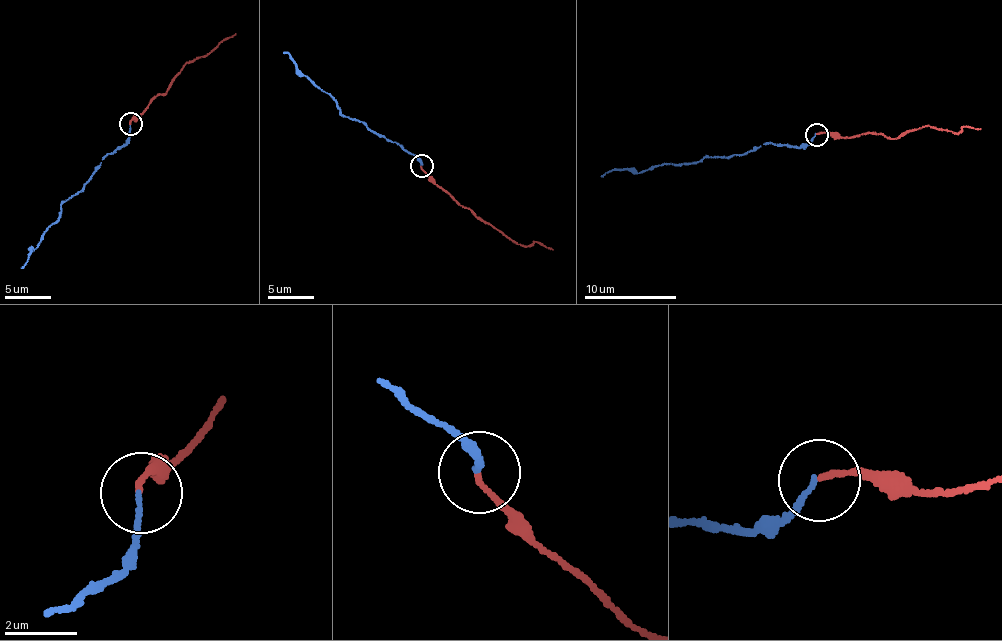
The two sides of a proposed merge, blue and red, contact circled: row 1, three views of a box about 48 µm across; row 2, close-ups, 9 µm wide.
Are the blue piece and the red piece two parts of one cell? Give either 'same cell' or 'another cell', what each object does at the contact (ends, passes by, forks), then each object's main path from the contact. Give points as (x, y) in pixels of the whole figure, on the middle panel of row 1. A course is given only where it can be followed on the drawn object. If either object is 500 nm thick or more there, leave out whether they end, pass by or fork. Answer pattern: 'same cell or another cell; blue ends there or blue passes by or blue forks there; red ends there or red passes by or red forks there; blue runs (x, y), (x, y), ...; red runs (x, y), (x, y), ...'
same cell; blue ends there; red ends there; blue runs (421, 167), (415, 157), (388, 139), (344, 117), (338, 103), (305, 75), (292, 57), (283, 53); red runs (421, 167), (427, 176), (475, 215), (524, 246), (535, 241), (553, 249)

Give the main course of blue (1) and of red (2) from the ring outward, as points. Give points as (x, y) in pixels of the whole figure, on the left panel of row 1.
1: (130, 124), (124, 143), (104, 156), (89, 181), (64, 202), (61, 214), (20, 268)
2: (130, 124), (132, 118), (143, 114), (152, 99), (165, 94), (185, 64), (236, 34)

